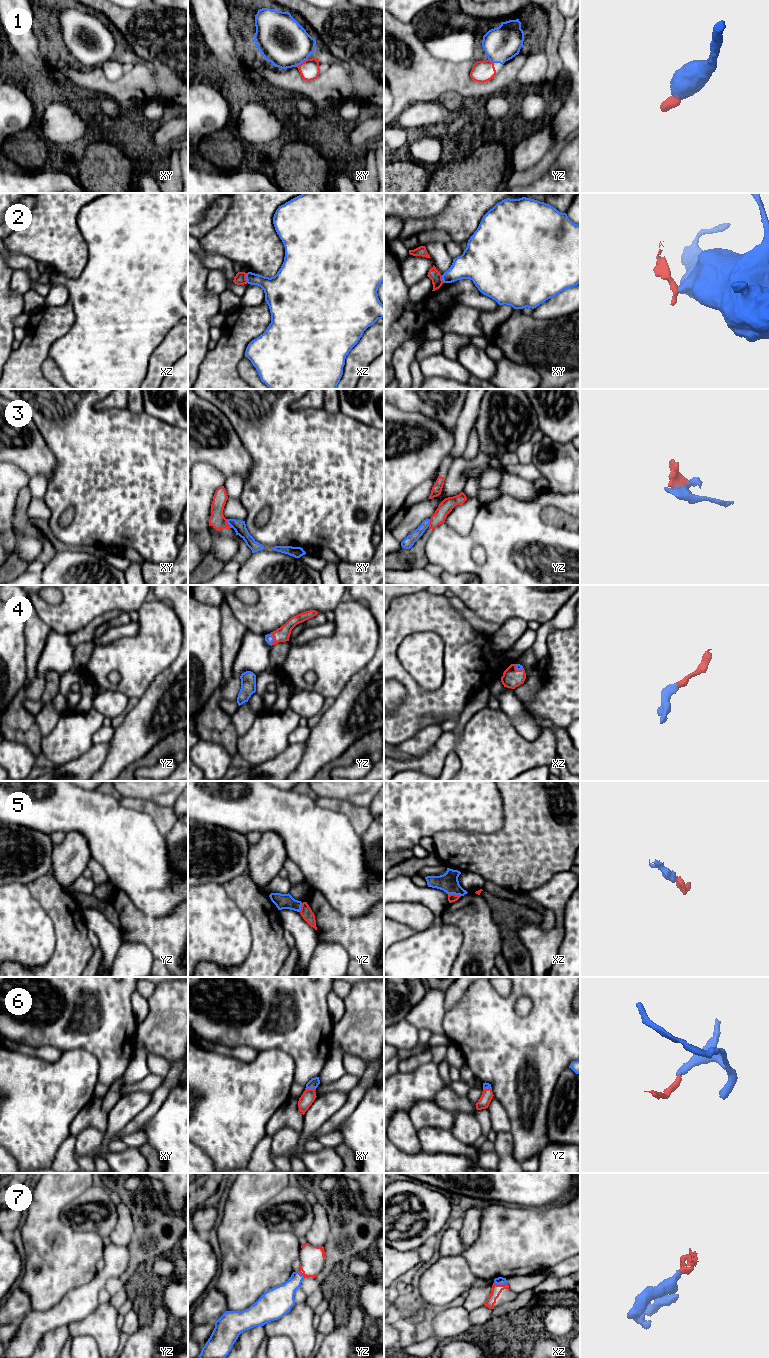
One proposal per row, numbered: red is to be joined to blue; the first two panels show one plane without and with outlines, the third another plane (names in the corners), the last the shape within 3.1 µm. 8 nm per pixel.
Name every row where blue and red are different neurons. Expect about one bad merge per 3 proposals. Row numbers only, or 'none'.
2, 3

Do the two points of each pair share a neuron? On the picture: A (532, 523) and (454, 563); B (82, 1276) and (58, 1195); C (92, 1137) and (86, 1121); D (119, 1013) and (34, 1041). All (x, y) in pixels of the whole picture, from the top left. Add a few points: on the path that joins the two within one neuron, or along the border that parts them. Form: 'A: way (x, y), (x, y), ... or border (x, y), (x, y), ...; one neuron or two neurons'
A: way (511, 529), (492, 529), (476, 536), (470, 542); one neuron
B: way (62, 1256), (56, 1250), (53, 1215); one neuron
C: border (104, 1130), (85, 1128), (74, 1139); two neurons
D: way (98, 1013), (64, 1013), (55, 1022); one neuron

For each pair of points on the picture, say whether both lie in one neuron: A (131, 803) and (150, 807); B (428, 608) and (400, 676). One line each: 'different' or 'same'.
A: same
B: same

